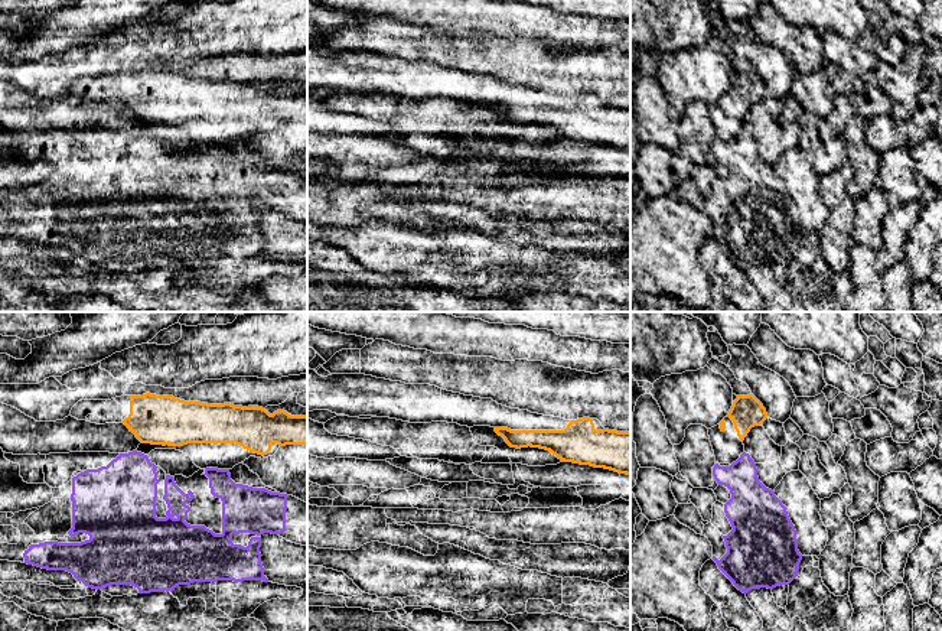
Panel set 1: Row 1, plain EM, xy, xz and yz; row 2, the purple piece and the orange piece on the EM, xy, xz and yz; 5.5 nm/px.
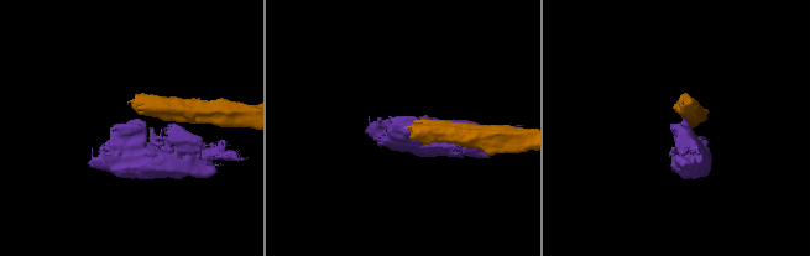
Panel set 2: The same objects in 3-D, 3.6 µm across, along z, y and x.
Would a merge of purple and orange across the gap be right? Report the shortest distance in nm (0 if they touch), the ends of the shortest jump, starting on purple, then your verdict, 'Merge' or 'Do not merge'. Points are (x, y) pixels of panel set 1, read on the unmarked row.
Distance 60 nm. Across: xy (140, 129), (142, 119). Do not merge

